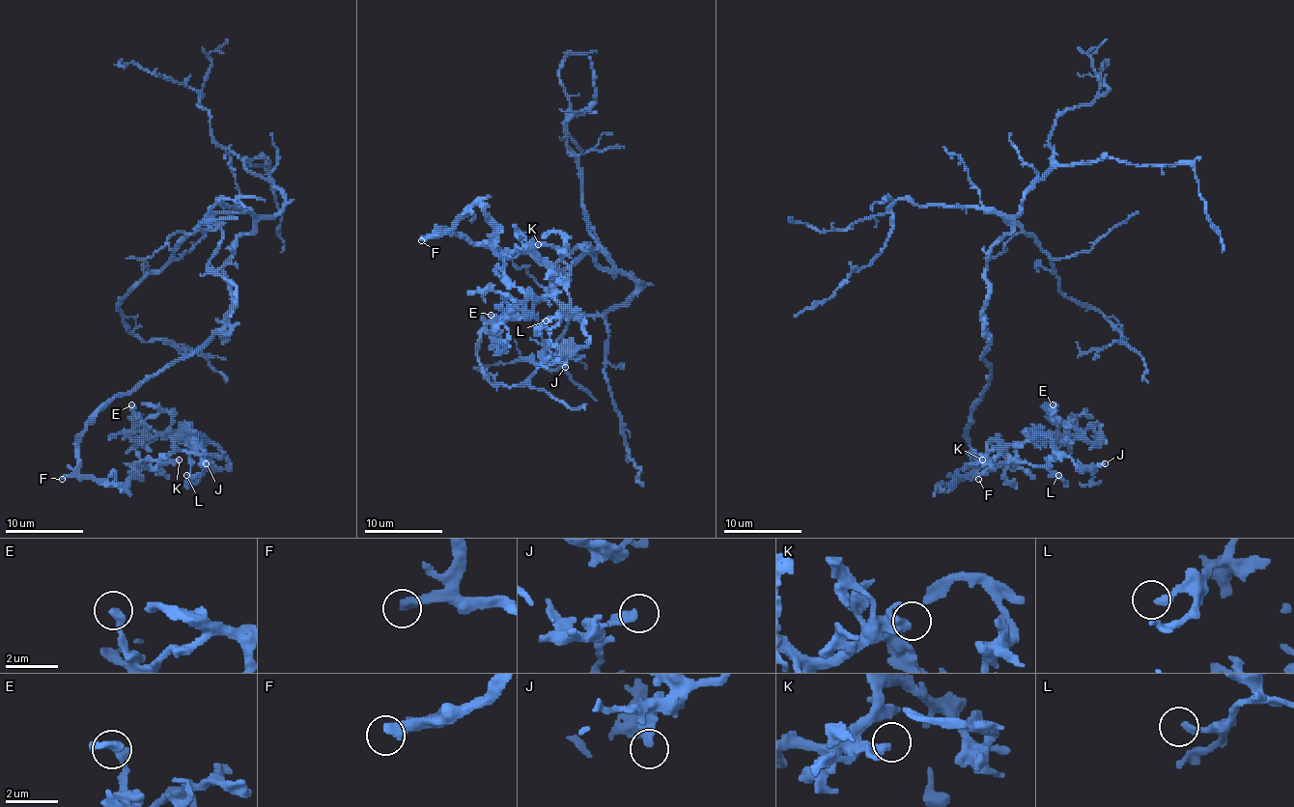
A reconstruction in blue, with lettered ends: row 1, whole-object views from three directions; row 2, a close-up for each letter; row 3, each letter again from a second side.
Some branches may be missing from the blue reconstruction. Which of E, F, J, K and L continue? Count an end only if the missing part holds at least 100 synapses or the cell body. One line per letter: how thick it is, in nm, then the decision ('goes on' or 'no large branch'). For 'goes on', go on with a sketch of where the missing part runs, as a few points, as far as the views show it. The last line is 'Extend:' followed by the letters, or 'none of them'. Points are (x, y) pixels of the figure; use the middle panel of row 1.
E: 240 nm | no large branch
F: 360 nm | goes on
J: 280 nm | no large branch
K: 280 nm | no large branch
L: 260 nm | no large branch
Extend: F

